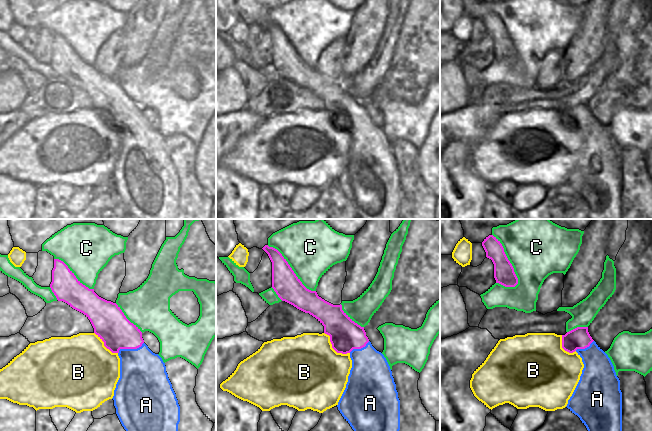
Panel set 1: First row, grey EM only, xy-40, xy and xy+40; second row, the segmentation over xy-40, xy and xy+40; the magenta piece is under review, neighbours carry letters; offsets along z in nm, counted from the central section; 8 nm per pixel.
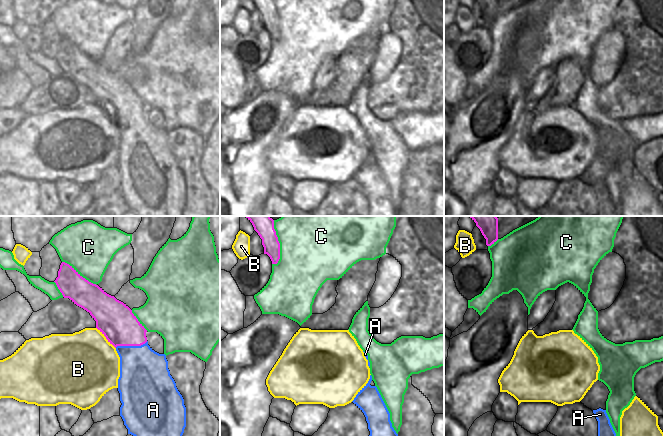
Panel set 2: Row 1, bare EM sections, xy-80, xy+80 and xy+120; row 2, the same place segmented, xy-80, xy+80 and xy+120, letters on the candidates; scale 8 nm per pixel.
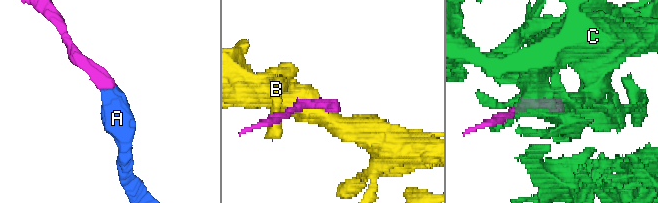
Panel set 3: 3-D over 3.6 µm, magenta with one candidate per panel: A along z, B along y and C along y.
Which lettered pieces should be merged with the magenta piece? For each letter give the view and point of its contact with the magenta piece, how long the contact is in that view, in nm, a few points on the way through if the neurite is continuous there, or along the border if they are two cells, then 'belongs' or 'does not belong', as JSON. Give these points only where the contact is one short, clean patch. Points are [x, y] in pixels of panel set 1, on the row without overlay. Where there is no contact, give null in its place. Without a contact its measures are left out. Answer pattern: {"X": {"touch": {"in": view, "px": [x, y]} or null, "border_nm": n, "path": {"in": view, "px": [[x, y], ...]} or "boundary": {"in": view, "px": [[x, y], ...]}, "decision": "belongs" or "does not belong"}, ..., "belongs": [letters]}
{"A": {"touch": {"in": "xy-40", "px": [130, 124]}, "border_nm": 220, "path": {"in": "xy-40", "px": [[110, 100], [130, 124], [143, 152]]}, "decision": "belongs"}, "B": {"touch": {"in": "xy", "px": [333, 124]}, "border_nm": 260, "boundary": {"in": "xy", "px": [[324, 108], [329, 112], [331, 122], [337, 128], [349, 129]]}, "decision": "does not belong"}, "C": {"touch": {"in": "xy+40", "px": [509, 37]}, "border_nm": 460, "decision": "does not belong"}, "belongs": ["A"]}

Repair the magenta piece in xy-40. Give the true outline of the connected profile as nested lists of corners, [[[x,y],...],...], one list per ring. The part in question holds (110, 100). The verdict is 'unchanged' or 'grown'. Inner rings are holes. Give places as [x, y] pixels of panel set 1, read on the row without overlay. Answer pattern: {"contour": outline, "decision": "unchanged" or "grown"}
{"contour": [[[54,35],[50,64],[58,77],[63,77],[83,89],[90,96],[94,109],[104,118],[104,122],[112,129],[118,130],[120,154],[112,175],[128,215],[136,219],[176,219],[180,182],[168,154],[165,139],[144,119],[140,105],[126,94],[116,79],[99,73],[94,65],[83,61],[59,35]]], "decision": "grown"}

